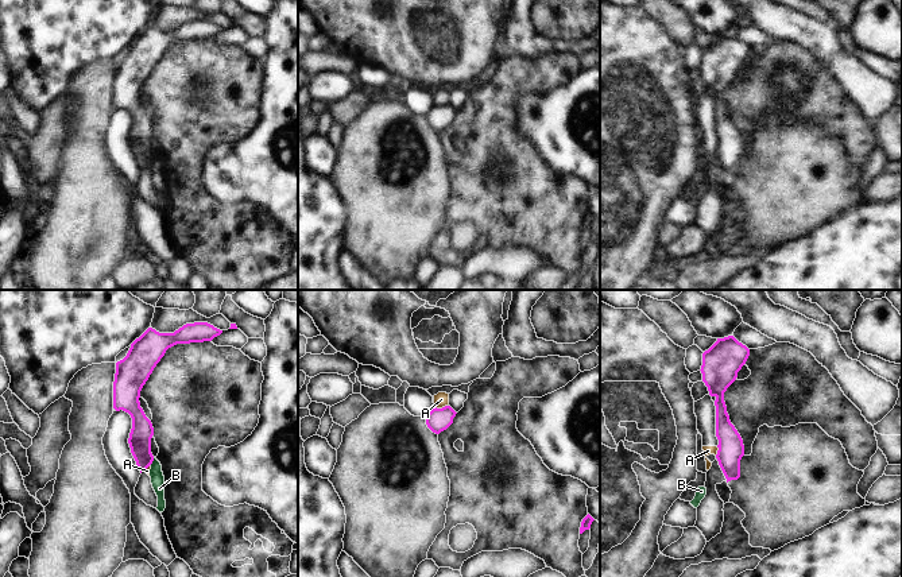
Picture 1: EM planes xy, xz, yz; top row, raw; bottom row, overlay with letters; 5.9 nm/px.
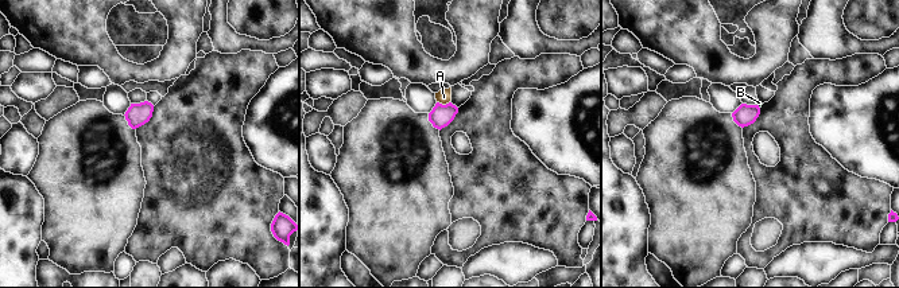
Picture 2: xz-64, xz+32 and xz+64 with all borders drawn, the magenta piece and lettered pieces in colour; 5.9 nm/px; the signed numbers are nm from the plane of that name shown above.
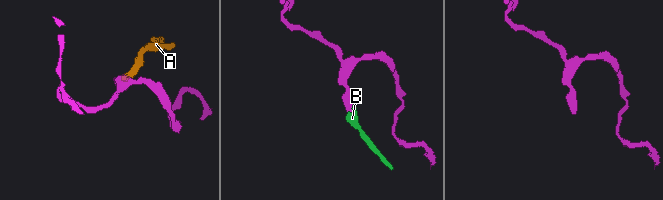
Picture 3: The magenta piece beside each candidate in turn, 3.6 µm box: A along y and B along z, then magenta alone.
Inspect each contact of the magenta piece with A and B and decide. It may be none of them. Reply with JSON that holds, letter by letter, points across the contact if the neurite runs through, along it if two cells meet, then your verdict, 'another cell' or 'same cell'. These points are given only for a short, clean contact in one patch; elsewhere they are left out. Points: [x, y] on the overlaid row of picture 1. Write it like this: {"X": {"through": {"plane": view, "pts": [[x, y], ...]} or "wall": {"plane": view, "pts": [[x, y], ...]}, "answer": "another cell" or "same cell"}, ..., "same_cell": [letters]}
{"A": {"wall": {"plane": "xz", "pts": [[446, 405], [434, 407]]}, "answer": "another cell"}, "B": {"wall": {"plane": "xy", "pts": [[154, 457], [148, 465]]}, "answer": "another cell"}, "same_cell": []}

